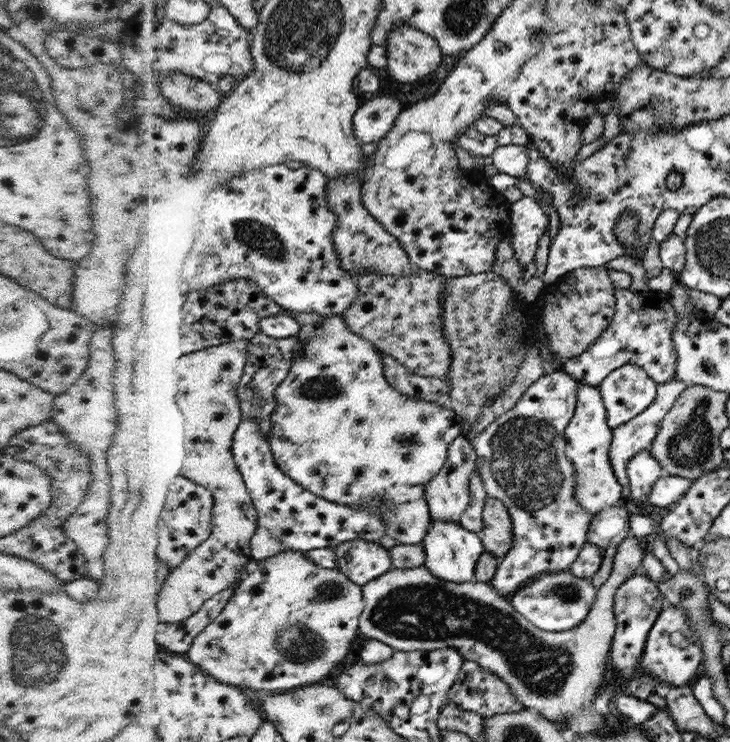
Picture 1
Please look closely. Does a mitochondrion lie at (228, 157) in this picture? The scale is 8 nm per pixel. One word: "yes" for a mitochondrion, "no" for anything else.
no

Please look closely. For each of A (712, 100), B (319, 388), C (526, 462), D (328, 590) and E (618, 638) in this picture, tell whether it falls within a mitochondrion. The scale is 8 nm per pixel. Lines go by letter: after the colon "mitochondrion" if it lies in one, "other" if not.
A: other
B: mitochondrion
C: mitochondrion
D: mitochondrion
E: other

